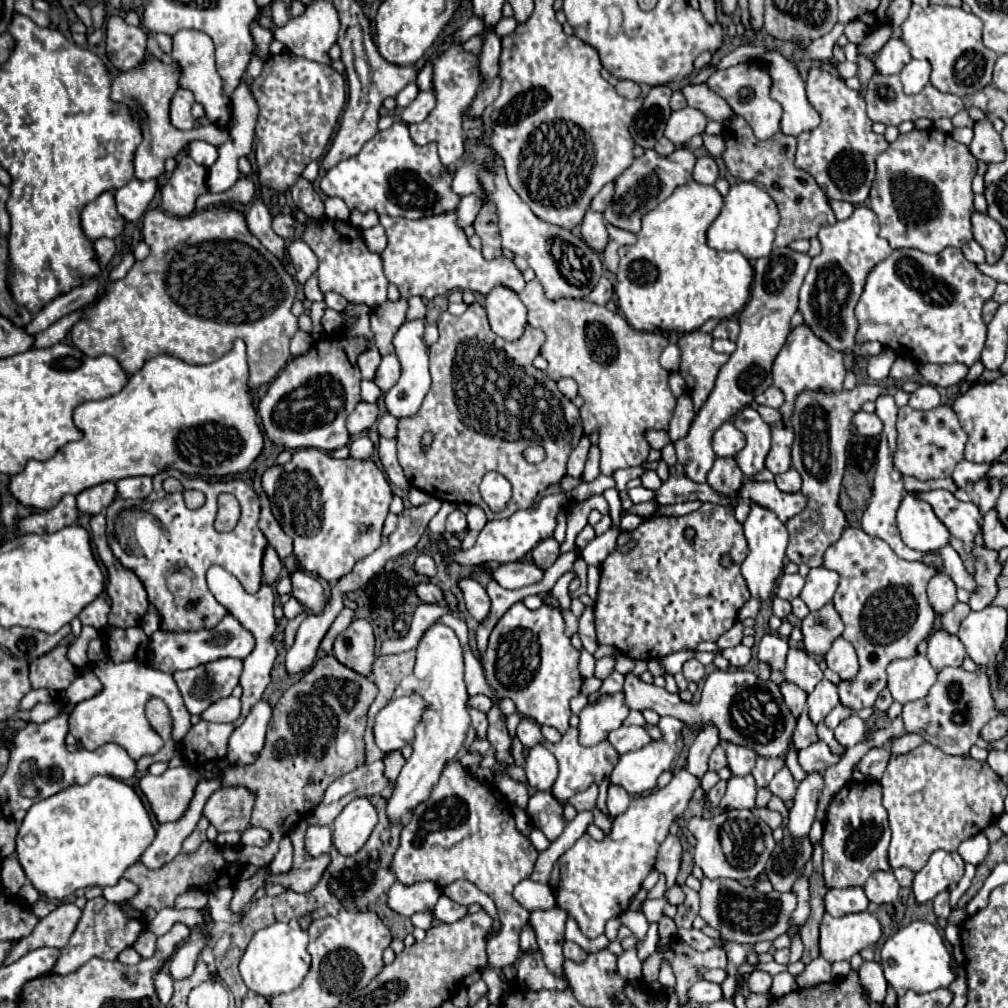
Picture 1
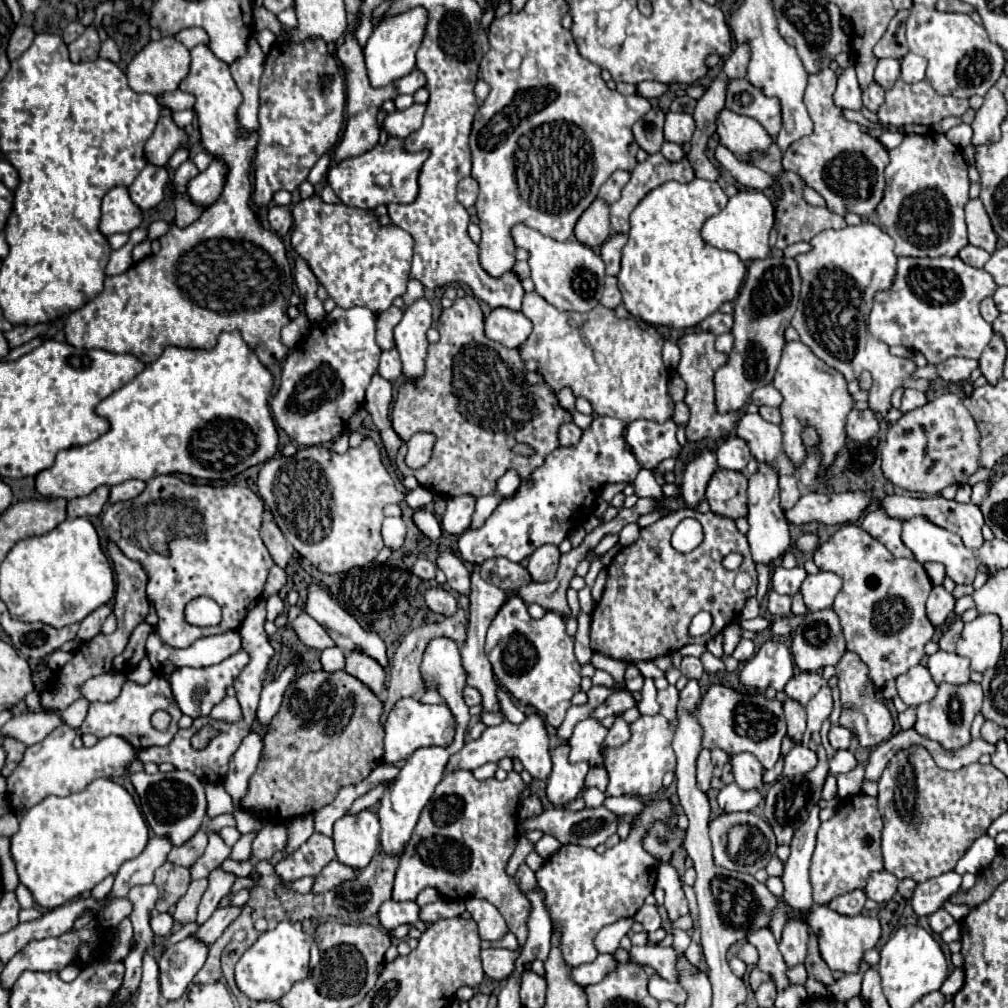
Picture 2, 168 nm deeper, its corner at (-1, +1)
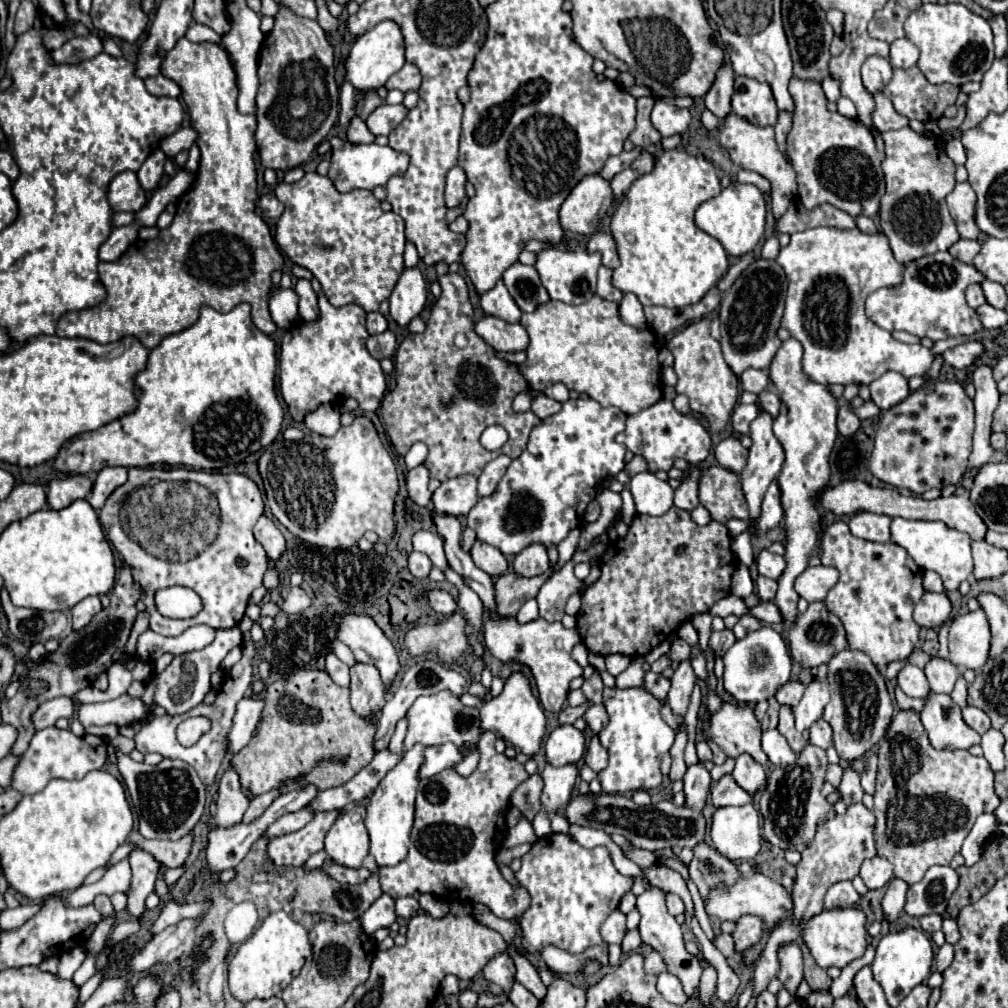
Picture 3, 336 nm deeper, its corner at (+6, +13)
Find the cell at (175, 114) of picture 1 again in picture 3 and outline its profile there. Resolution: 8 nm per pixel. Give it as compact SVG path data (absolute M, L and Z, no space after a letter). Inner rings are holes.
M152 76L152 78L146 78L146 88L150 94L154 96L170 96L170 98L178 98L180 96L180 88L176 82L164 78L164 76Z

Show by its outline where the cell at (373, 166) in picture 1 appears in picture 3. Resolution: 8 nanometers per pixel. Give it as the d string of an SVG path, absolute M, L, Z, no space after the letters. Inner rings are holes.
M334 136L330 140L332 146L332 166L328 172L328 178L334 182L334 186L340 192L350 192L356 188L374 190L376 186L384 186L390 176L402 176L408 168L408 156L392 150L390 146L378 146L378 144L352 144L348 140L342 140Z

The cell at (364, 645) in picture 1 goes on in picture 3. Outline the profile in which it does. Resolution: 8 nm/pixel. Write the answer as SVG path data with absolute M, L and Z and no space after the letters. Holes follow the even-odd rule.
M356 664L350 668L350 704L362 718L374 718L380 714L384 700L384 686L376 666Z

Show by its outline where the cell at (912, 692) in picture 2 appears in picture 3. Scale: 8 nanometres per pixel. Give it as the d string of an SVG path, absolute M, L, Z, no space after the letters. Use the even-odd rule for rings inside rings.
M906 664L906 668L898 674L898 686L910 698L926 698L930 692L924 672L912 664Z

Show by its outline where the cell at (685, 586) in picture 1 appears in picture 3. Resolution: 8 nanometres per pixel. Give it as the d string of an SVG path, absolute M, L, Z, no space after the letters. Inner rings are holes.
M676 506L658 518L636 514L626 538L610 542L600 558L602 576L598 582L582 592L582 606L576 614L576 630L592 654L644 656L666 640L682 622L690 620L694 614L708 612L714 602L728 596L734 568L736 558L730 550L730 534L724 524L712 520L708 526L698 526L692 522L688 512ZM682 544L686 548L678 554L676 548Z

